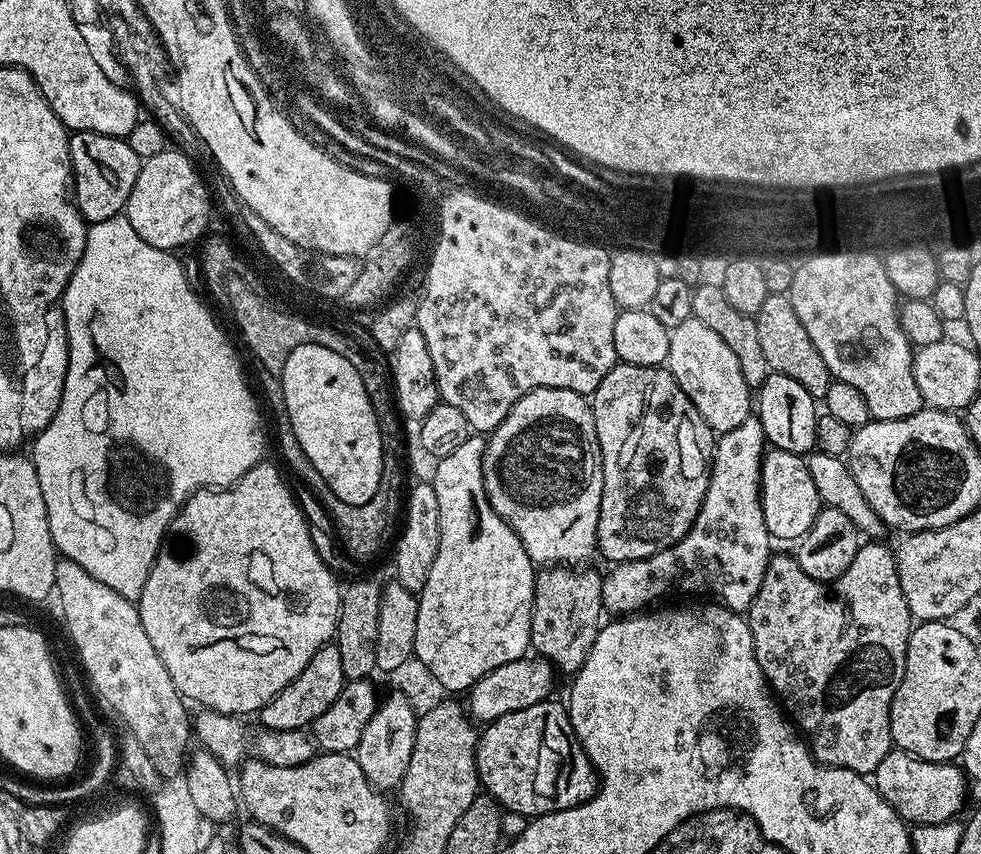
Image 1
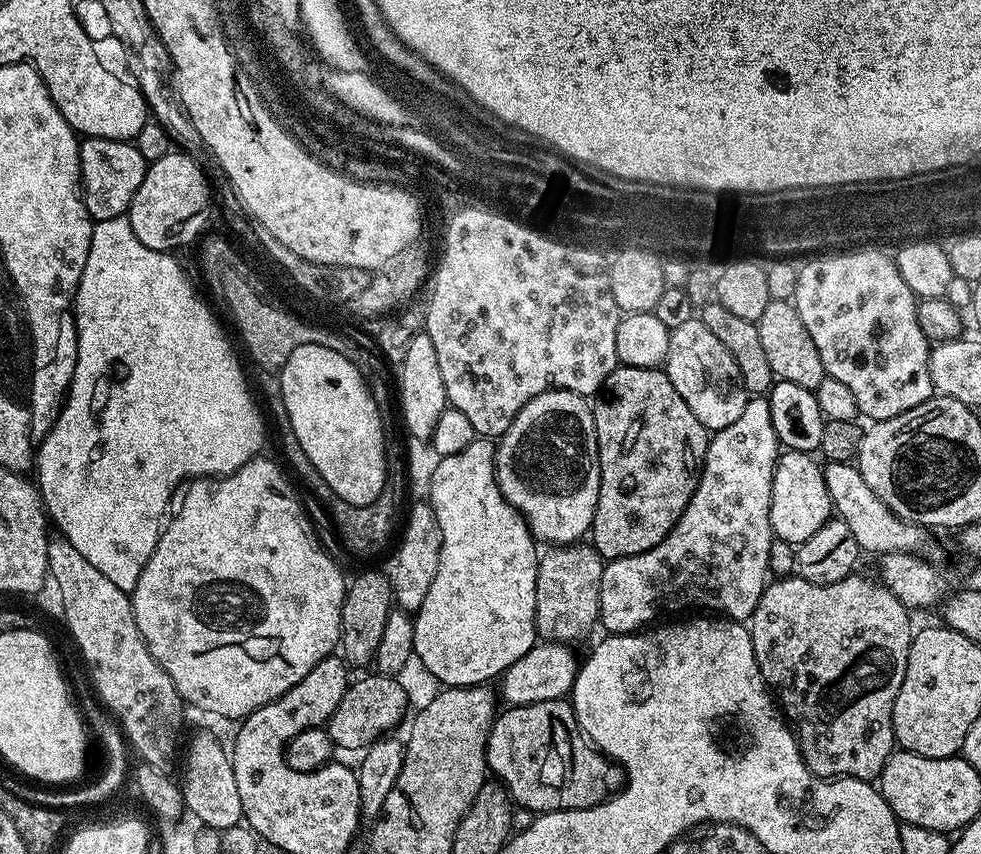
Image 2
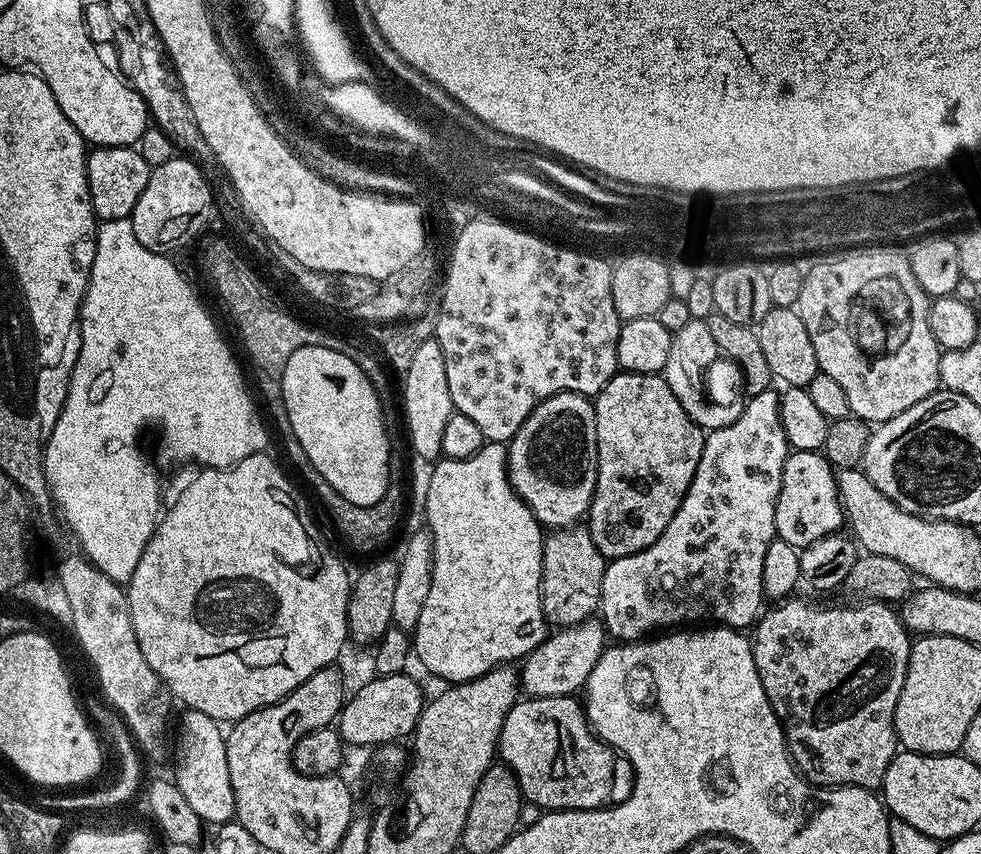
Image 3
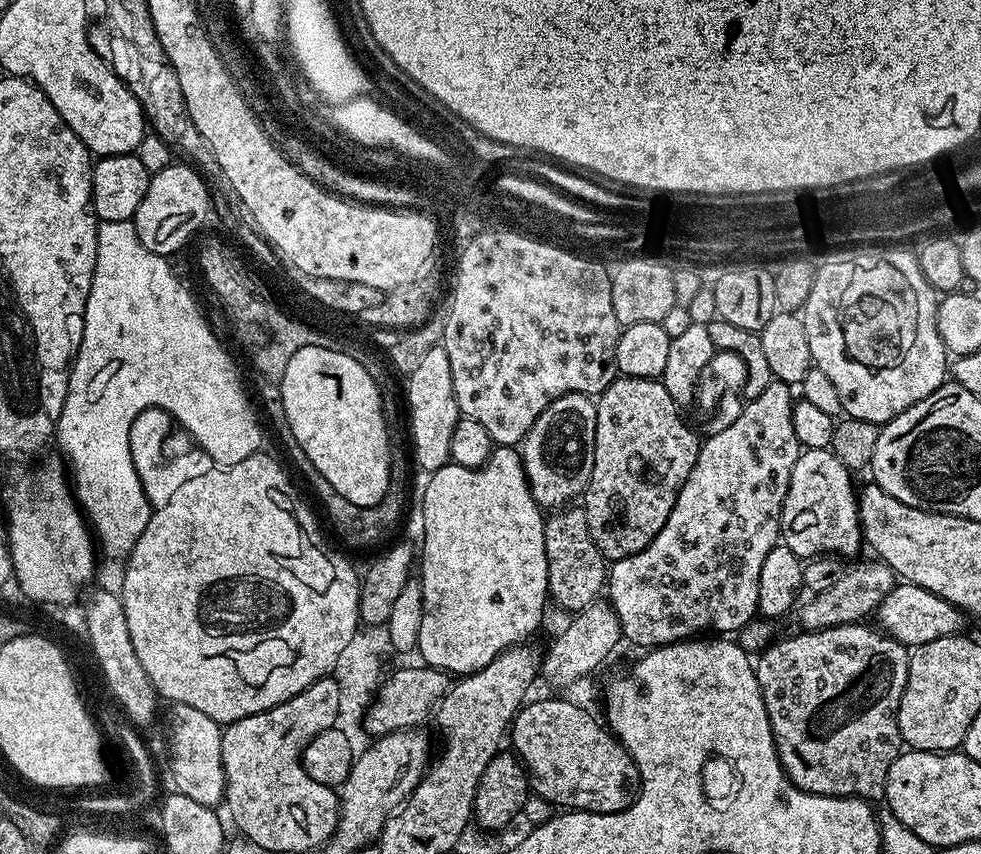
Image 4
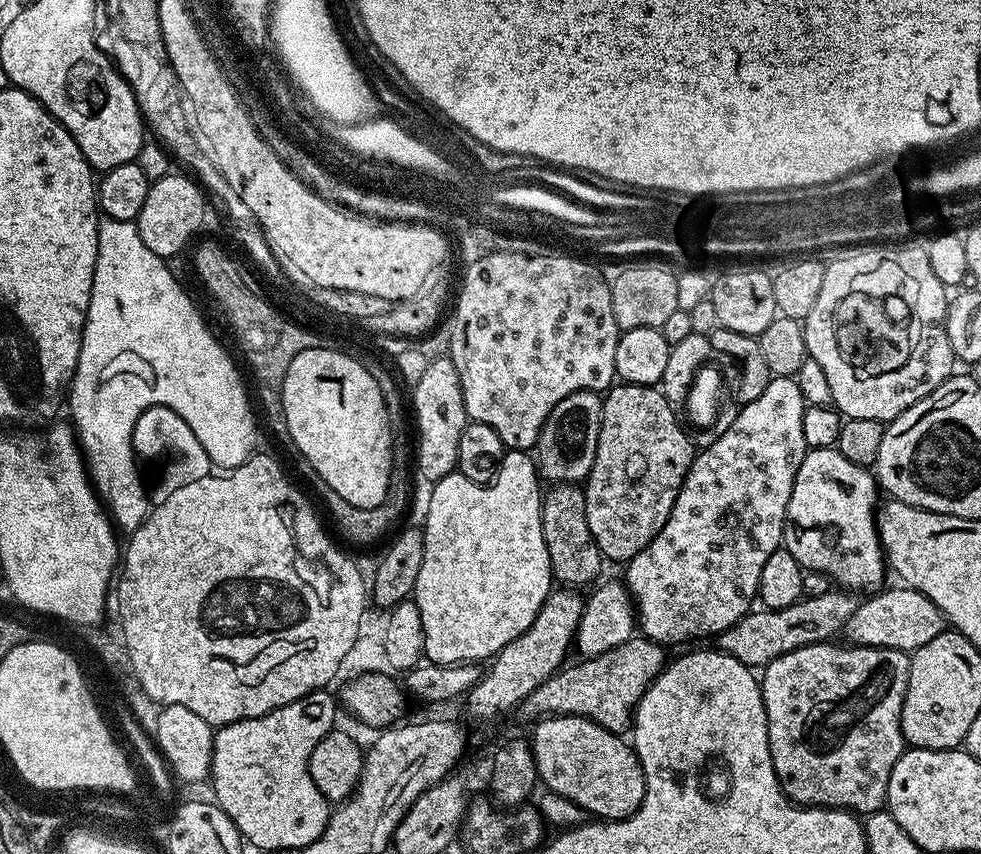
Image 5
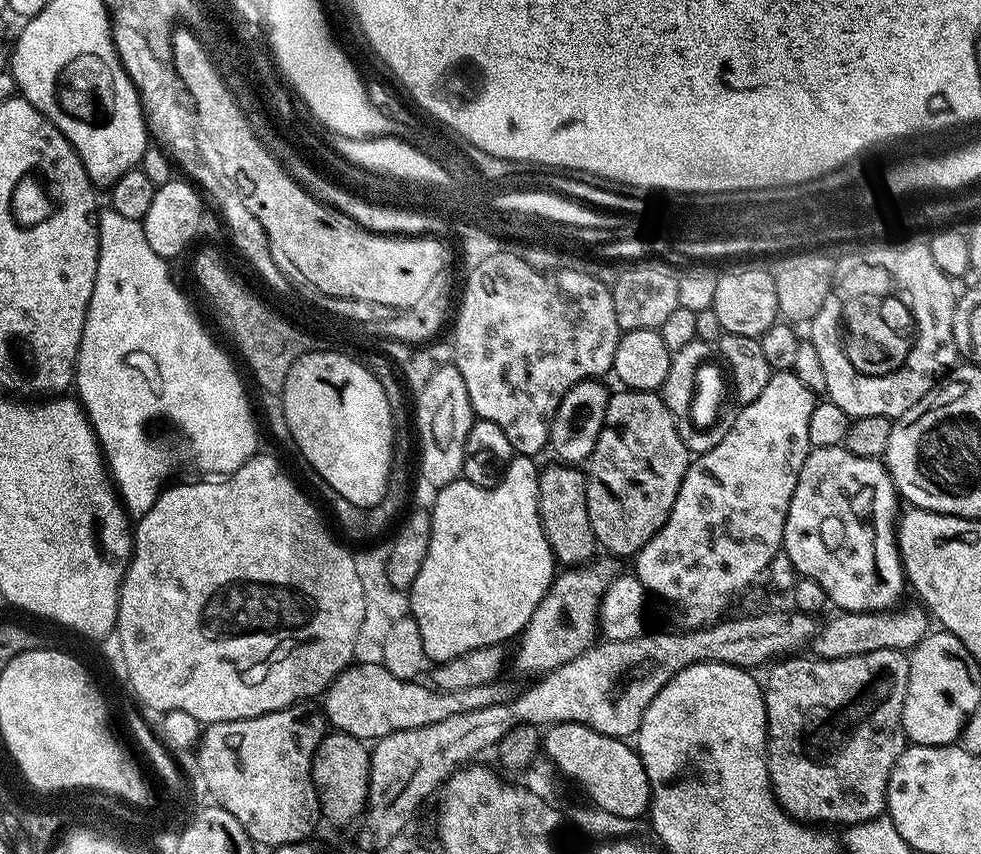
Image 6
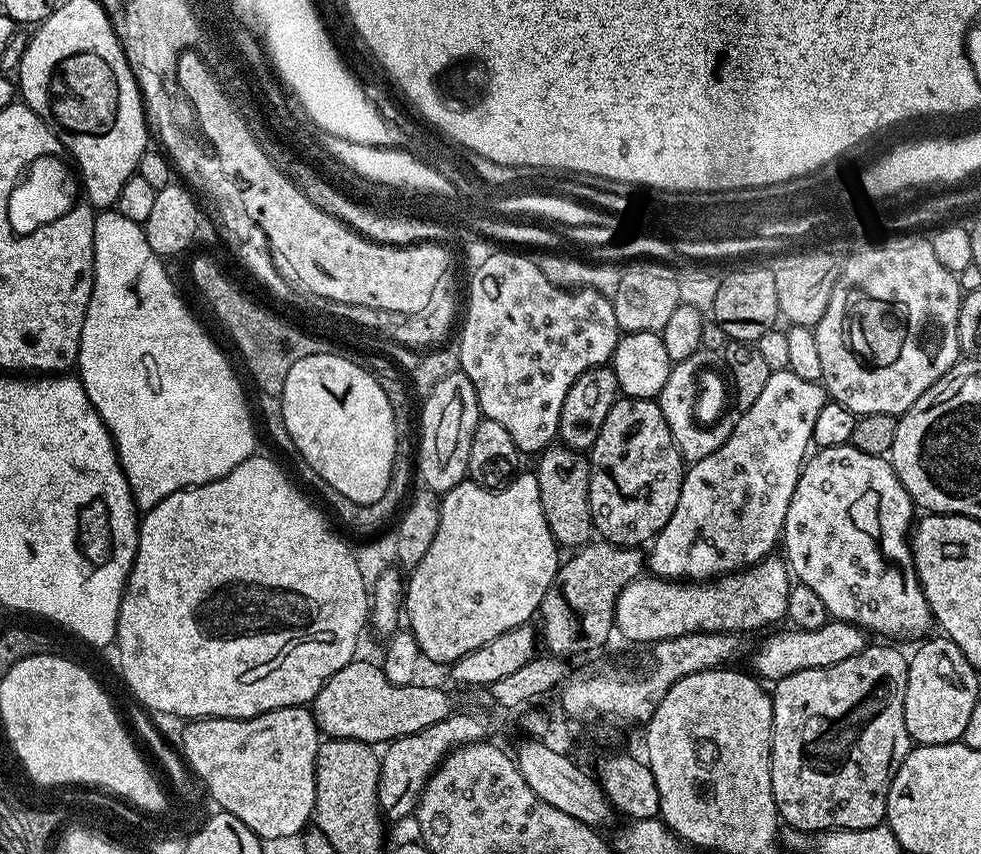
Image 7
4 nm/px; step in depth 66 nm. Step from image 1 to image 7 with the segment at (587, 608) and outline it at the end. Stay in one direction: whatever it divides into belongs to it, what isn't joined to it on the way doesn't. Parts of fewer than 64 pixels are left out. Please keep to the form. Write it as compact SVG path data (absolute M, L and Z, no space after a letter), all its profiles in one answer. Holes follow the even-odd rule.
M556 442L539 453L540 460L534 465L538 478L540 501L546 522L550 526L550 534L556 539L561 549L575 550L591 541L594 536L592 515L588 505L590 494L589 461L583 451L565 448Z

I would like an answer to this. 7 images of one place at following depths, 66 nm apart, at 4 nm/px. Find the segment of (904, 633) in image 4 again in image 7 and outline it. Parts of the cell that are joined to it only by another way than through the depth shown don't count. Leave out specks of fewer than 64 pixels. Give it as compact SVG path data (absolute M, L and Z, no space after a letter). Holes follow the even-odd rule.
M831 618L818 630L785 627L785 632L769 631L764 641L751 653L752 668L761 681L775 682L786 678L786 674L798 674L798 670L818 670L826 666L838 666L838 662L846 662L846 658L854 658L866 647L864 629L850 622L833 620Z

